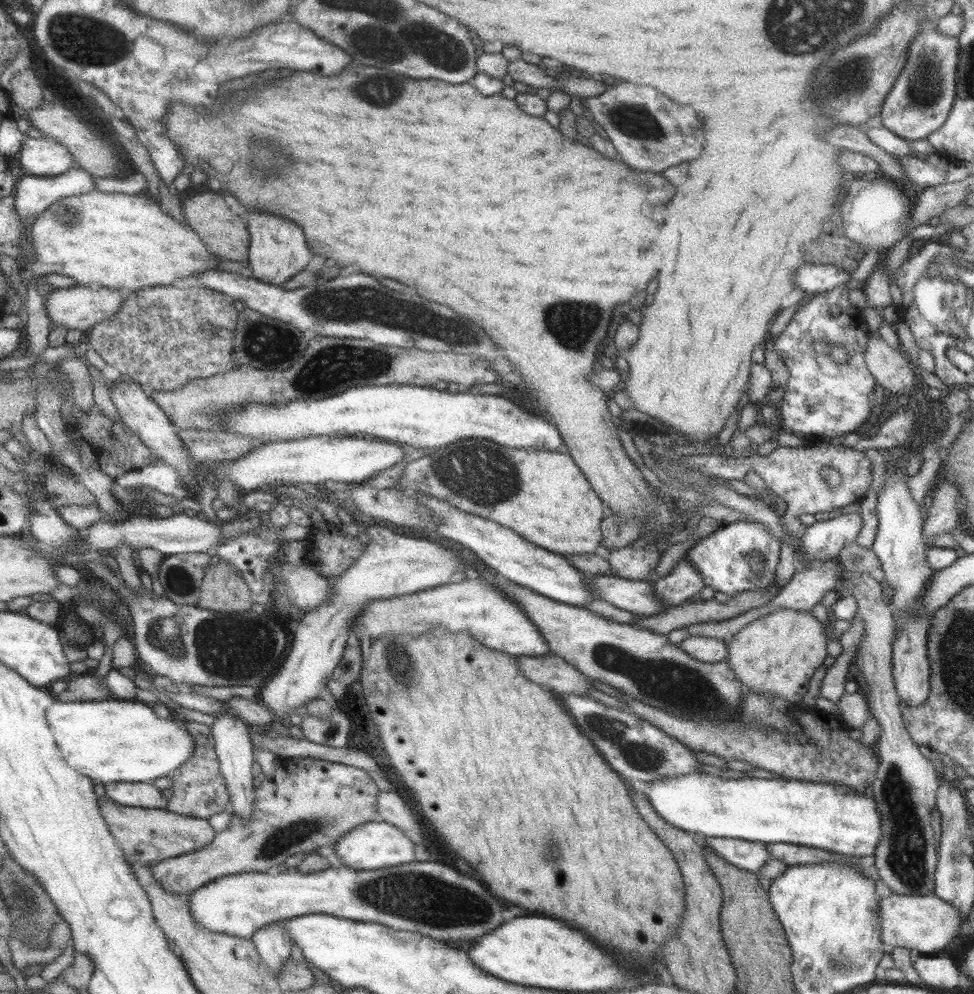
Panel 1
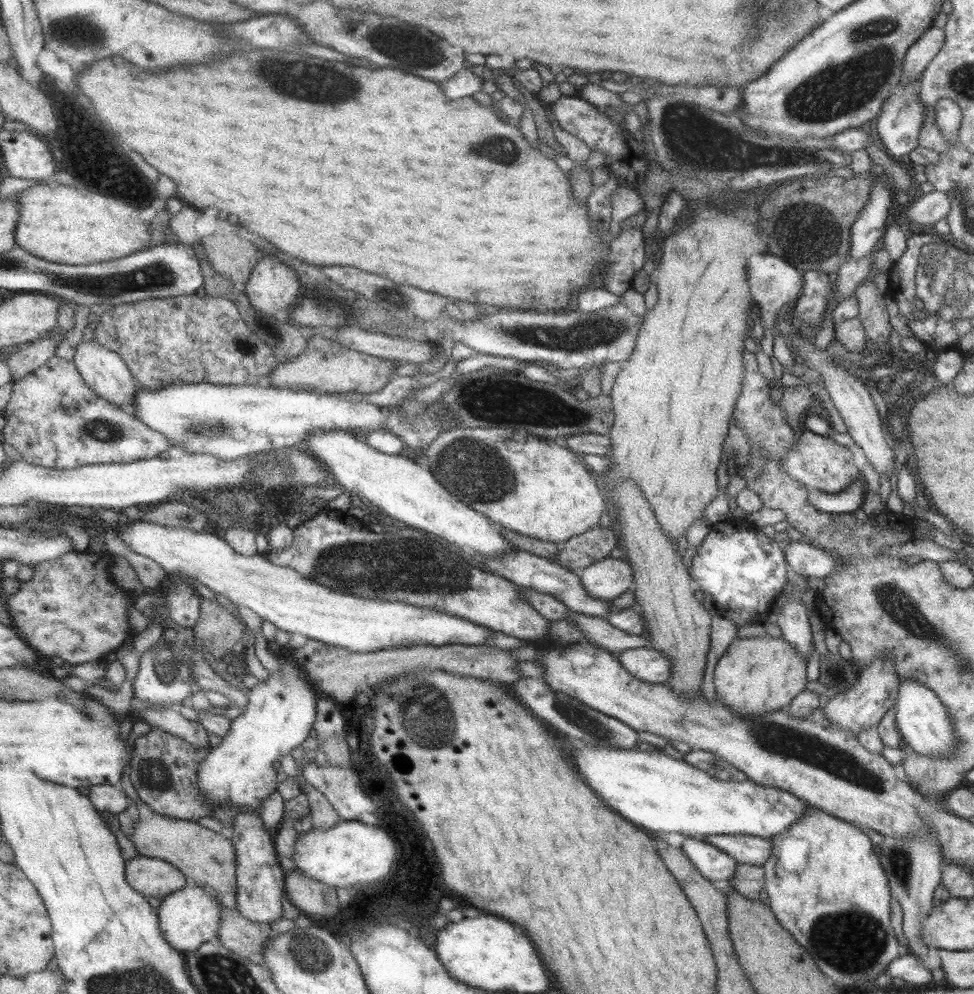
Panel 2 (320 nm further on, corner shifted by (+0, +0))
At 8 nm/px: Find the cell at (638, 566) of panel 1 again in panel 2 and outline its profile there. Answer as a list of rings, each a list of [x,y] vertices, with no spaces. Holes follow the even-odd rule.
[[[602,558],[578,574],[587,596],[612,601],[627,590],[634,590],[632,569],[624,558]]]

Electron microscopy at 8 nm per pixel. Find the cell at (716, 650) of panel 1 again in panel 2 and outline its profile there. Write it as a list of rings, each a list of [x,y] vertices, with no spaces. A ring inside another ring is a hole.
[[[647,647],[623,650],[615,658],[633,678],[648,684],[665,683],[671,673],[667,656]]]

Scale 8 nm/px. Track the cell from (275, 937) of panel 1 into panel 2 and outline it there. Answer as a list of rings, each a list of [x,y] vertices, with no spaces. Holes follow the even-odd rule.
[[[240,810],[235,815],[231,830],[230,841],[234,846],[236,866],[236,909],[251,922],[270,924],[271,921],[281,918],[281,902],[279,899],[284,894],[284,875],[281,871],[276,850],[274,849],[273,837],[262,827],[257,810]]]

